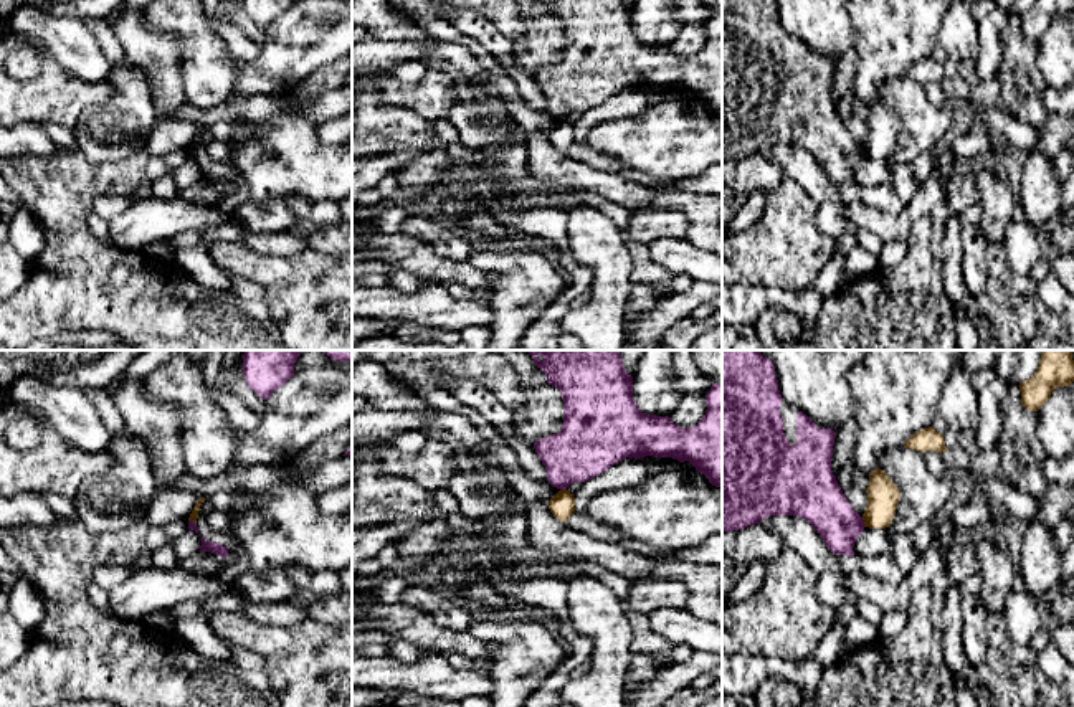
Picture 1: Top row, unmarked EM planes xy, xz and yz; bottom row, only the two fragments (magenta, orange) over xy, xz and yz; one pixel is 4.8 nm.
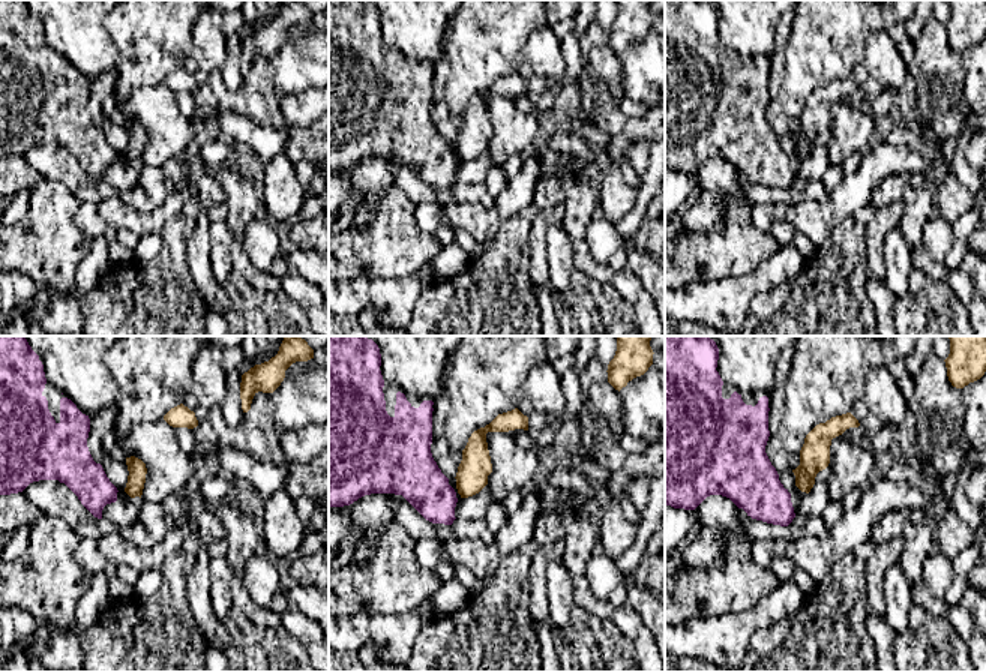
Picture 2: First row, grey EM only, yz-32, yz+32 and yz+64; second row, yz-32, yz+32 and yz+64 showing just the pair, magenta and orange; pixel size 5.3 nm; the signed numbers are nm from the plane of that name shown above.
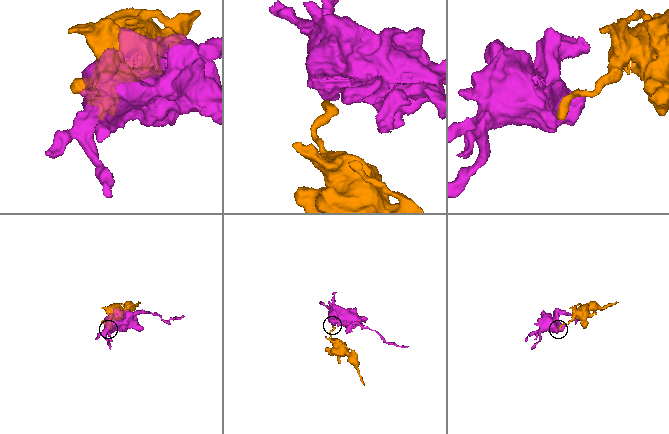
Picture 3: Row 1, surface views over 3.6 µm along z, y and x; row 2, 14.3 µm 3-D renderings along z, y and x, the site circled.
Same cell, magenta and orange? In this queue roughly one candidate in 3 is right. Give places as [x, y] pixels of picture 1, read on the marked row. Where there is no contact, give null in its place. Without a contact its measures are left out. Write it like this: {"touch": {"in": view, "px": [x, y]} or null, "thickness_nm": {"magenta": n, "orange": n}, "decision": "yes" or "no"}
{"touch": {"in": "yz", "px": [863, 522]}, "thickness_nm": {"magenta": 240, "orange": 160}, "decision": "no"}

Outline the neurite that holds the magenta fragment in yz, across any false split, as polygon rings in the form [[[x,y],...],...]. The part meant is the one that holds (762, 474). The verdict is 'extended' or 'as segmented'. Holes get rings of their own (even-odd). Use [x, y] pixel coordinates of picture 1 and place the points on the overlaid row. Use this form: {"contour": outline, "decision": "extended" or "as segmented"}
{"contour": [[[722,350],[722,532],[742,530],[772,515],[796,515],[813,525],[833,553],[854,557],[853,547],[864,530],[864,520],[831,471],[834,438],[831,428],[813,423],[782,398],[772,360],[758,350]]], "decision": "extended"}

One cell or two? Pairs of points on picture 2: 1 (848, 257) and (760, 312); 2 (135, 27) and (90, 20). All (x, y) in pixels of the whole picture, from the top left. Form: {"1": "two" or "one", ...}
{"1": "one", "2": "two"}

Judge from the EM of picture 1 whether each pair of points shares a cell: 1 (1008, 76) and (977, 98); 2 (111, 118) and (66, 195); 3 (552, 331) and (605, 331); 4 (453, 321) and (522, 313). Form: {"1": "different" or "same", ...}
{"1": "same", "2": "different", "3": "different", "4": "different"}

